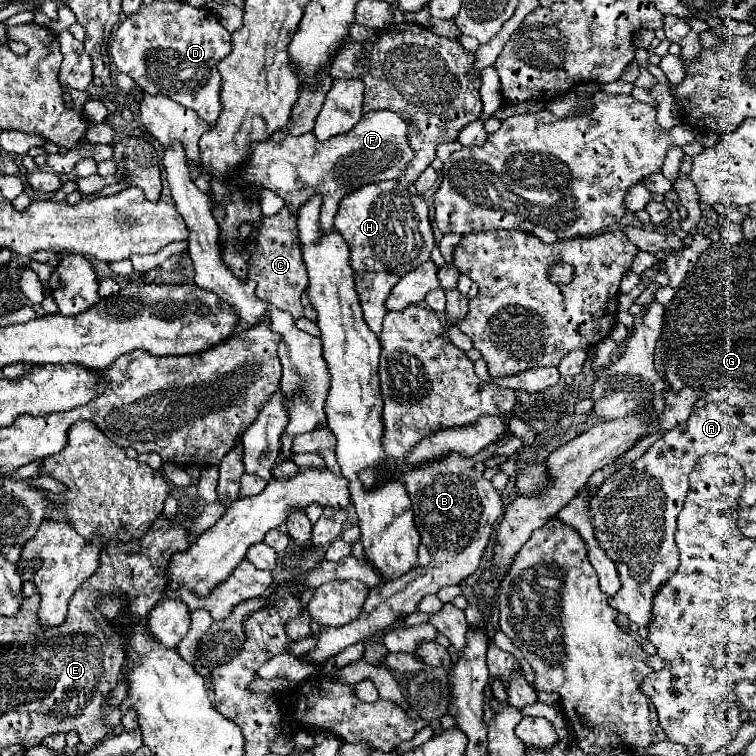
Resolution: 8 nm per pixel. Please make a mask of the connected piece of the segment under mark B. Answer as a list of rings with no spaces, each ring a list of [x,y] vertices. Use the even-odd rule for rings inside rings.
[[[512,433],[468,459],[460,457],[458,453],[452,453],[440,461],[402,473],[404,487],[414,505],[414,523],[420,531],[422,543],[432,553],[432,563],[428,567],[418,567],[394,581],[386,581],[370,589],[358,619],[342,627],[322,627],[318,643],[314,649],[308,651],[306,661],[322,665],[330,657],[344,651],[348,645],[372,639],[380,631],[392,627],[400,617],[414,613],[422,597],[434,595],[446,585],[460,585],[478,569],[480,557],[492,537],[492,525],[504,513],[500,493],[488,479],[482,477],[484,461],[490,459],[496,447],[506,443],[510,437]]]

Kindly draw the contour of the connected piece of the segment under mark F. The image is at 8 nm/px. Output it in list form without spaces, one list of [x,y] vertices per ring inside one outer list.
[[[372,111],[364,115],[350,133],[336,135],[328,141],[318,141],[314,133],[286,137],[280,143],[268,139],[252,145],[252,159],[238,171],[238,175],[242,181],[274,191],[284,199],[294,217],[298,217],[298,207],[302,207],[312,195],[322,195],[320,229],[322,233],[330,233],[344,195],[376,181],[398,179],[404,173],[406,165],[414,157],[406,139],[408,129],[408,121],[404,121],[398,113]]]

